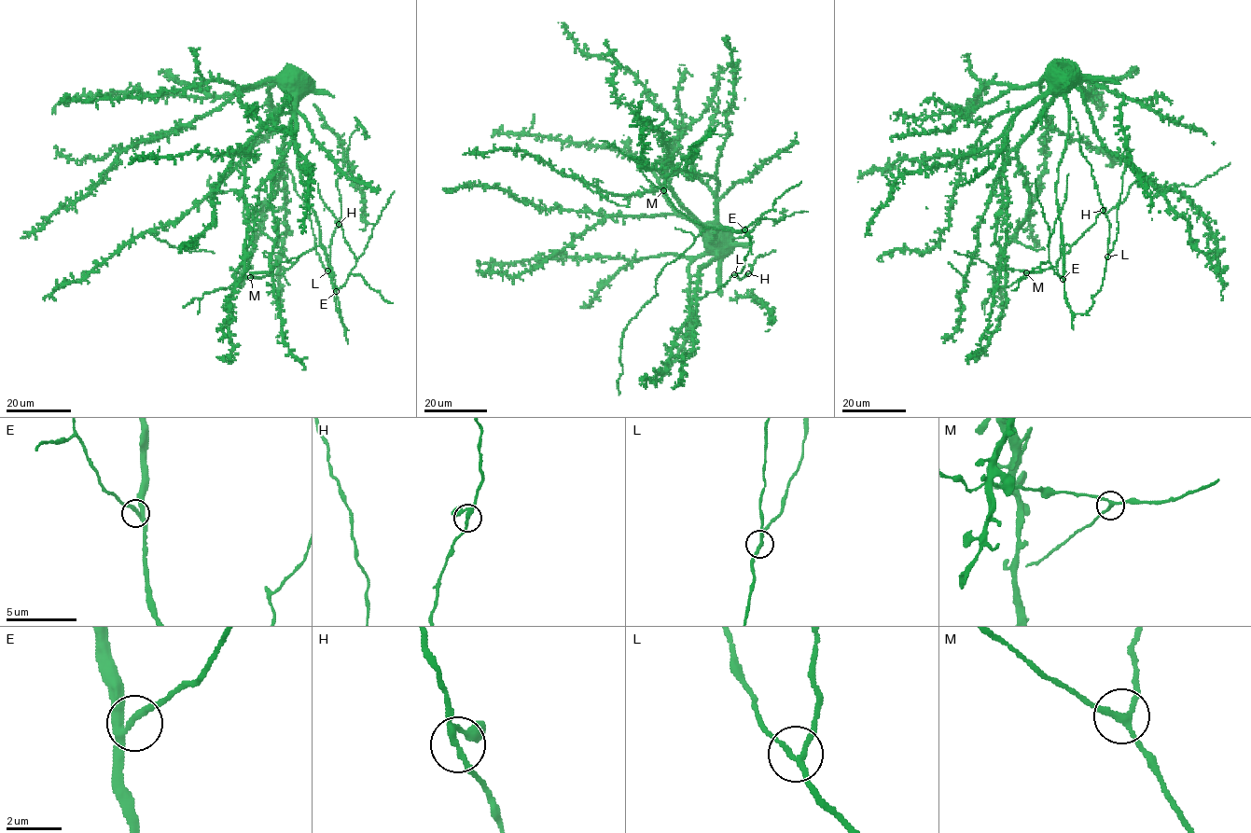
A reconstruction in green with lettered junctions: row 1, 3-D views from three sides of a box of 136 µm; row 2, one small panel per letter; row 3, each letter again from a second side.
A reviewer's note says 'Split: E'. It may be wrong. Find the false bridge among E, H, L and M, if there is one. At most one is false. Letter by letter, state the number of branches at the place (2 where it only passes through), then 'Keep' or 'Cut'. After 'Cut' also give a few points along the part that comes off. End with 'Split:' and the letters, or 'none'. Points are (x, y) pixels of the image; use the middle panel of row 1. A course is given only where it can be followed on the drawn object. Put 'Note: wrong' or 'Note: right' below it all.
E: Branches: 3. Keep
H: Branches: 3. Keep
L: Branches: 3. Keep
M: Branches: 3. Keep
Split: none
Note: wrong

